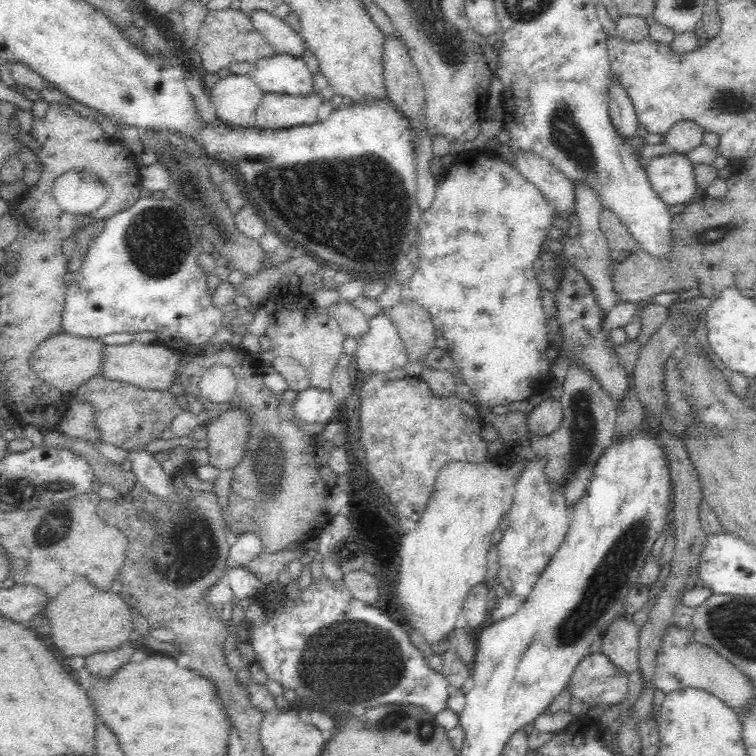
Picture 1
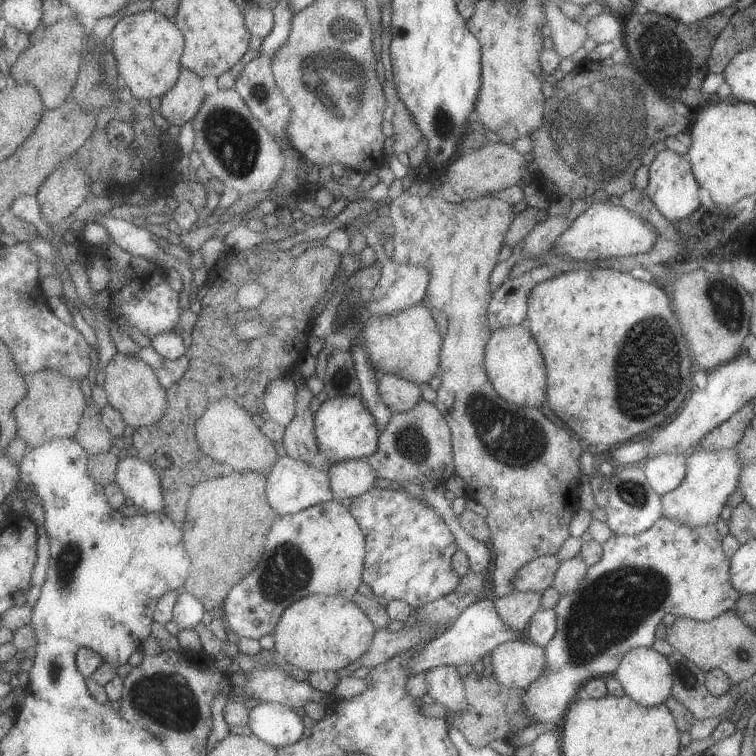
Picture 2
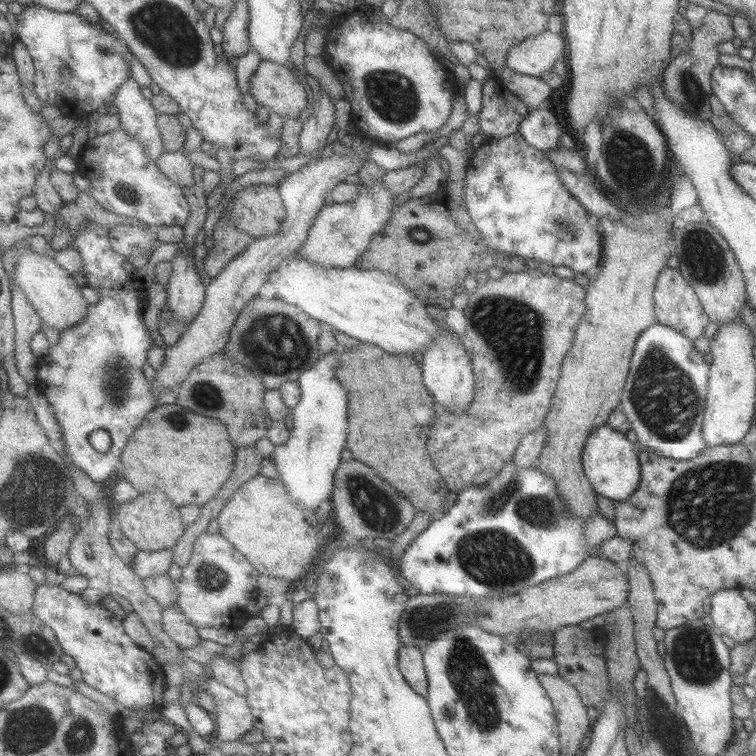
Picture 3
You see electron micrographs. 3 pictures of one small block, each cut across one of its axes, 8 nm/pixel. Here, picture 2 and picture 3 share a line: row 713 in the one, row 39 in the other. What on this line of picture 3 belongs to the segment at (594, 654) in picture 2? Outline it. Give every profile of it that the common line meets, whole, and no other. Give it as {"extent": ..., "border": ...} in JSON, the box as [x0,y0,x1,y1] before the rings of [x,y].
{"extent":[507,29,566,77],"border":[[[548,29],[537,35],[527,37],[509,50],[507,66],[532,77],[553,68],[555,60],[563,58],[566,50],[566,39],[562,32],[553,33]]]}

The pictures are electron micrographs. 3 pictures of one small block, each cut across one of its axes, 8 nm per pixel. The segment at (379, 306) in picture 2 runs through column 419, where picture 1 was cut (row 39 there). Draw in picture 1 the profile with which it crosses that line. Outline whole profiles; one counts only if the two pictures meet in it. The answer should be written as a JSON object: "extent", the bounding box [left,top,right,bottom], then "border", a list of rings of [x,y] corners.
{"extent":[250,11,308,58],"border":[[[254,11],[250,19],[259,34],[275,50],[275,54],[289,54],[296,58],[303,58],[304,53],[308,52],[301,34],[292,30],[283,19],[264,11]]]}

